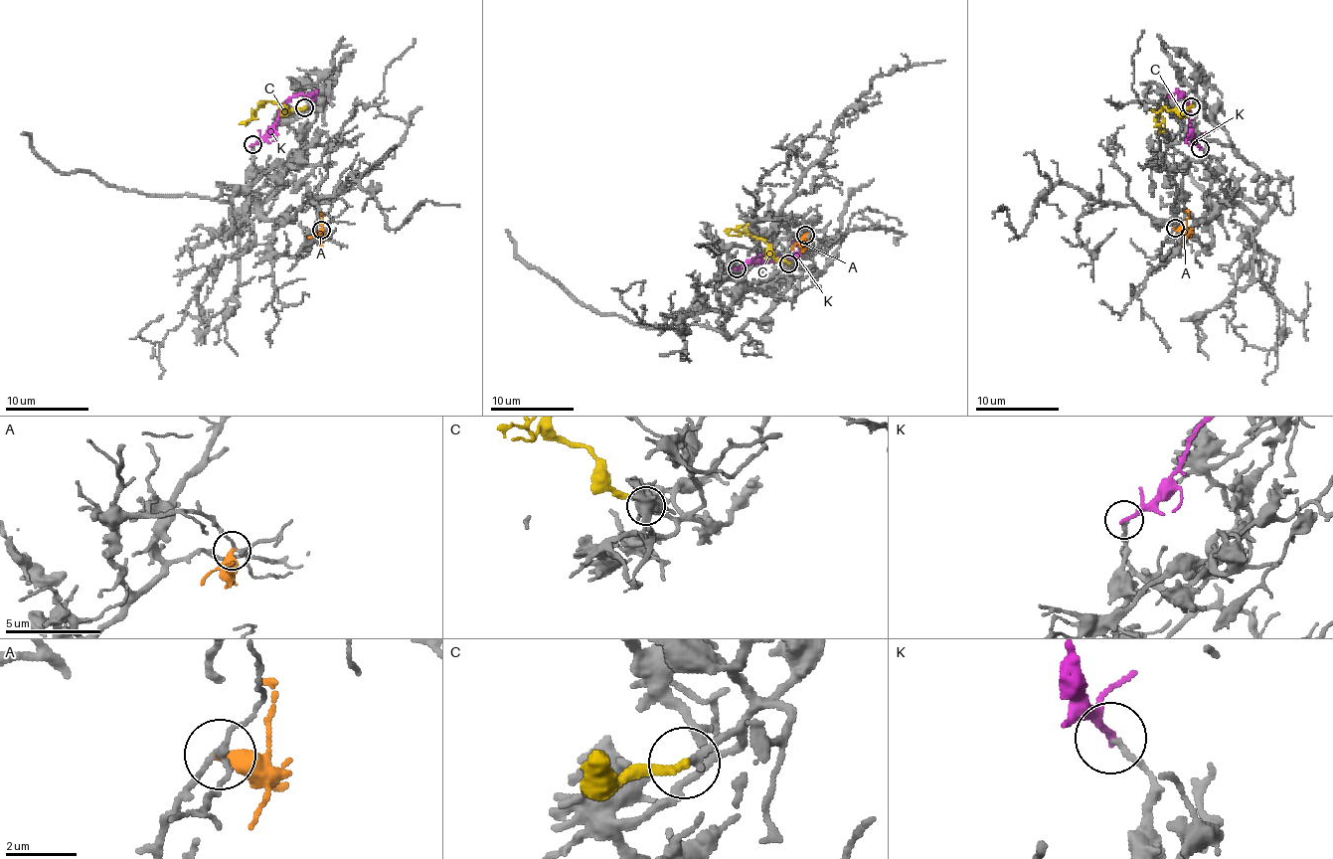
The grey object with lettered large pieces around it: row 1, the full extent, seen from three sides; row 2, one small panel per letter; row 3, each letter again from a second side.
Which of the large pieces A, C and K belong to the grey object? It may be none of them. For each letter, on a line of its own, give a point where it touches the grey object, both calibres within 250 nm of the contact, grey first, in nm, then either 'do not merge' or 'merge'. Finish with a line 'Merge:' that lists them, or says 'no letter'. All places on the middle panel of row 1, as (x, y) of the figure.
A: meets grey at (805, 235); 150 nm thick on the grey side, 440 nm on the other; do not merge
C: meets grey at (788, 263); 200 nm thick on the grey side, 240 nm on the other; merge
K: meets grey at (737, 268); 180 nm thick on the grey side, 200 nm on the other; do not merge
Merge: C

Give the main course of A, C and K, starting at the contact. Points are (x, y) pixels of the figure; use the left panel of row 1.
A: (322, 231), (320, 213)
C: (303, 108), (284, 110), (272, 101), (265, 101), (248, 121), (239, 123)
K: (251, 144), (266, 133), (289, 101), (299, 94), (314, 94), (307, 95)

